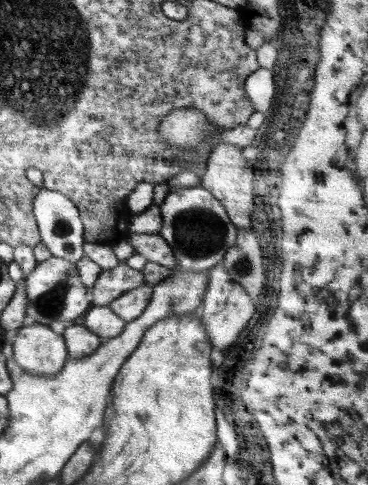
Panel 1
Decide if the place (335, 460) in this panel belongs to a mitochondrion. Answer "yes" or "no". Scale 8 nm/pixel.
no

